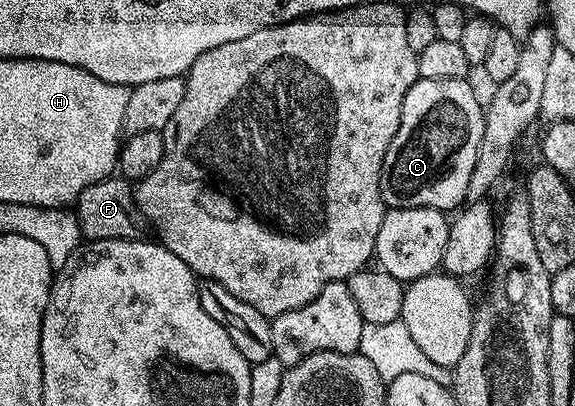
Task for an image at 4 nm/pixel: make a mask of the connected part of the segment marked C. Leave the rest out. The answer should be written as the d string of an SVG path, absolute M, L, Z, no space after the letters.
M419 78L402 101L402 121L382 161L380 192L385 208L429 207L452 213L465 202L466 185L482 140L485 108L476 100L471 82Z

